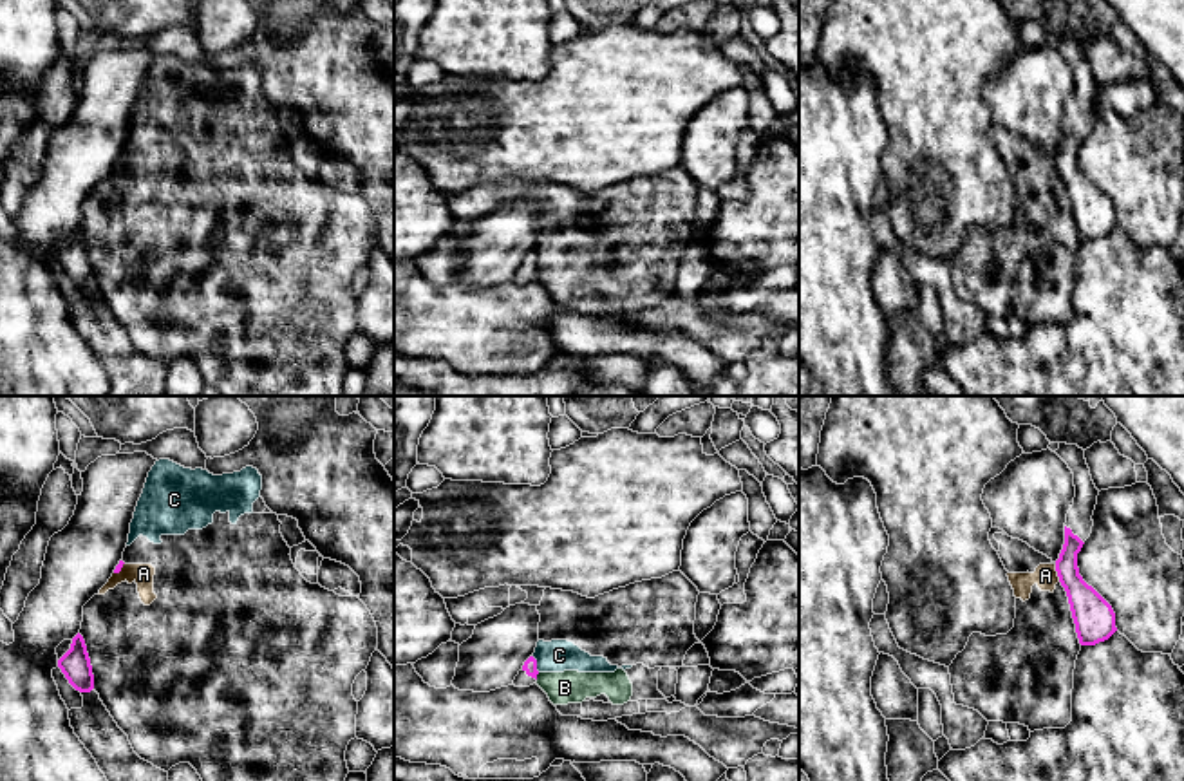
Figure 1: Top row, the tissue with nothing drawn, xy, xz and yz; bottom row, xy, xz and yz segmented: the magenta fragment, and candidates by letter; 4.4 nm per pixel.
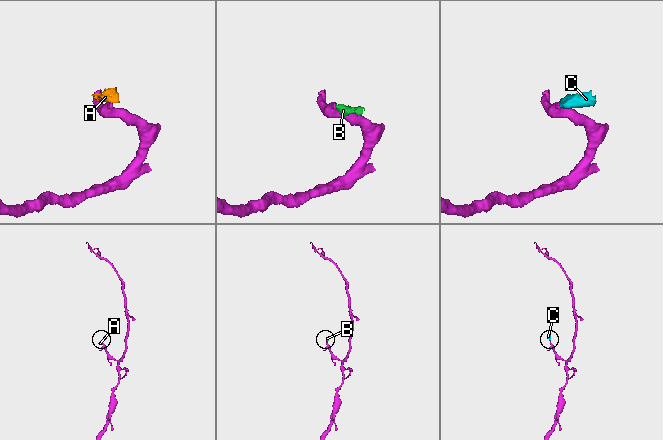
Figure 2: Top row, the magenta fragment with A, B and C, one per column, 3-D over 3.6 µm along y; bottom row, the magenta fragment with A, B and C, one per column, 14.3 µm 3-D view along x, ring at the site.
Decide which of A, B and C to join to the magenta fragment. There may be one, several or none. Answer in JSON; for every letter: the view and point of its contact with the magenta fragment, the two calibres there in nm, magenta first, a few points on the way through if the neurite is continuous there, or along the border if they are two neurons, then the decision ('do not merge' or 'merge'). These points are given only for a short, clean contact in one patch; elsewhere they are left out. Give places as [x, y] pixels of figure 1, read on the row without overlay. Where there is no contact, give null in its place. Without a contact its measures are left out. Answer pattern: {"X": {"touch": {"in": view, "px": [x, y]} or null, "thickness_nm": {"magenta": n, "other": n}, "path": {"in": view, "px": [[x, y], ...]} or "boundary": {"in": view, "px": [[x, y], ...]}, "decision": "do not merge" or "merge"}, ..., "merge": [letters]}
{"A": {"touch": {"in": "yz", "px": [1058, 169]}, "thickness_nm": {"magenta": 180, "other": 110}, "decision": "do not merge"}, "B": {"touch": {"in": "xz", "px": [535, 272]}, "thickness_nm": {"magenta": 60, "other": 140}, "boundary": {"in": "xz", "px": [[539, 268], [535, 273]]}, "decision": "do not merge"}, "C": {"touch": {"in": "xz", "px": [535, 259]}, "thickness_nm": {"magenta": 60, "other": 140}, "boundary": {"in": "xz", "px": [[532, 252], [539, 266]]}, "decision": "do not merge"}, "merge": []}

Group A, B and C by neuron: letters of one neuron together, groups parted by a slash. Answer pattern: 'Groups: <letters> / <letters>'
Groups: A B C

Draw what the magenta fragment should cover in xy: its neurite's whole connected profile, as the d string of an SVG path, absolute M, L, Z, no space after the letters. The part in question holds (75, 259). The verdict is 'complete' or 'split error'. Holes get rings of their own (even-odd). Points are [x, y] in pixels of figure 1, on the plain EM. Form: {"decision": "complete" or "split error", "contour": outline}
{"decision": "complete", "contour": "M80 228L72 233L70 244L58 255L58 262L76 286L90 287L94 284L90 253Z"}

